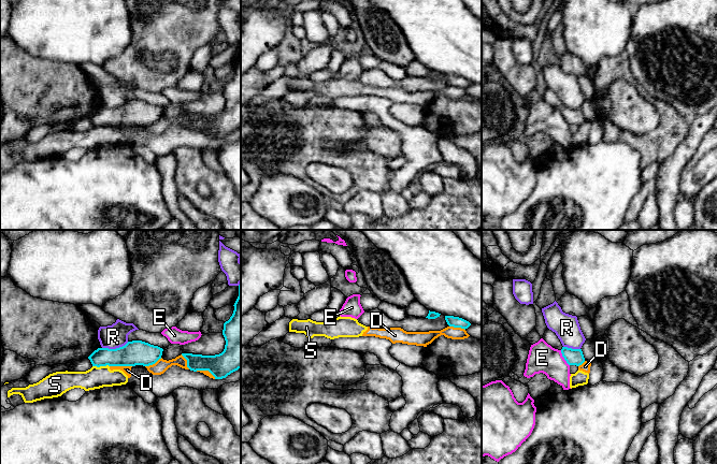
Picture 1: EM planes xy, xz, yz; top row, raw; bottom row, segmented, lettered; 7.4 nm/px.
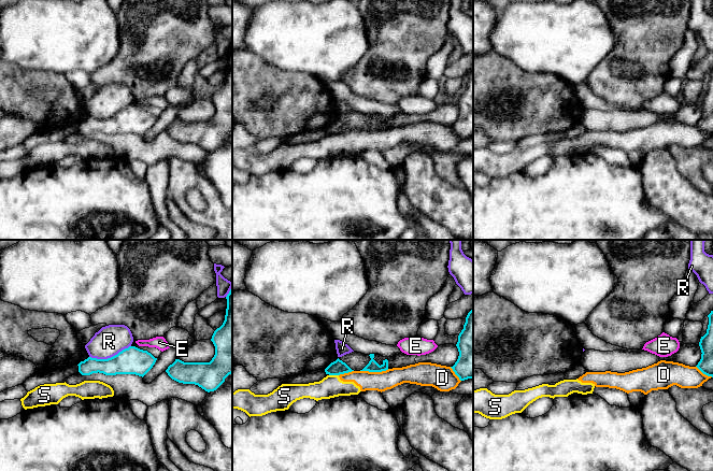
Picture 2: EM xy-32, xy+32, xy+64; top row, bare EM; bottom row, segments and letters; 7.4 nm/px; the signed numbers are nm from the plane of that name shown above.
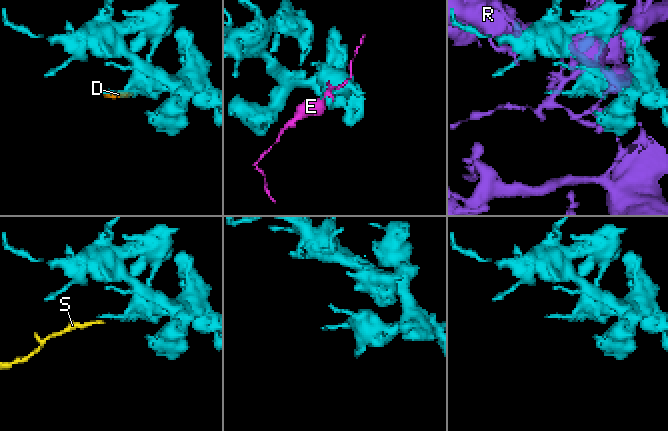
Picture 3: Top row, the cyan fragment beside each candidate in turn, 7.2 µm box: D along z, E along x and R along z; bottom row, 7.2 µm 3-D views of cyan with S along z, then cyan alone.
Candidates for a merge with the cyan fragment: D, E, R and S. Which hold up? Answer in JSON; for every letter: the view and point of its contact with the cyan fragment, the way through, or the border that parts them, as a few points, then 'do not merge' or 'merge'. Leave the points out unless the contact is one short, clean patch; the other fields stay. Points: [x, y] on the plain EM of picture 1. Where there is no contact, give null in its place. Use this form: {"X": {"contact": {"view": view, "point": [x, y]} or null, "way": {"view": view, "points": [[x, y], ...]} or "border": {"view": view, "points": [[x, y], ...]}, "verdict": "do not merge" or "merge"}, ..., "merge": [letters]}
{"D": {"contact": {"view": "xy", "point": [120, 125]}, "verdict": "do not merge"}, "E": {"contact": {"view": "yz", "point": [563, 116]}, "border": {"view": "yz", "points": [[560, 110], [569, 125]]}, "verdict": "do not merge"}, "R": {"contact": {"view": "xy", "point": [116, 107]}, "verdict": "do not merge"}, "S": {"contact": {"view": "xy", "point": [101, 125]}, "border": {"view": "xy", "points": [[92, 125], [109, 126]]}, "verdict": "do not merge"}, "merge": []}

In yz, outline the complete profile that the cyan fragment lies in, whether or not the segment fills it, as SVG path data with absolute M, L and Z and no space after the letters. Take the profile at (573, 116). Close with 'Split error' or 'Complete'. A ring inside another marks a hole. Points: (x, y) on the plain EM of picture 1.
M562 106L561 113L569 125L579 126L585 121L582 108Z. Complete

